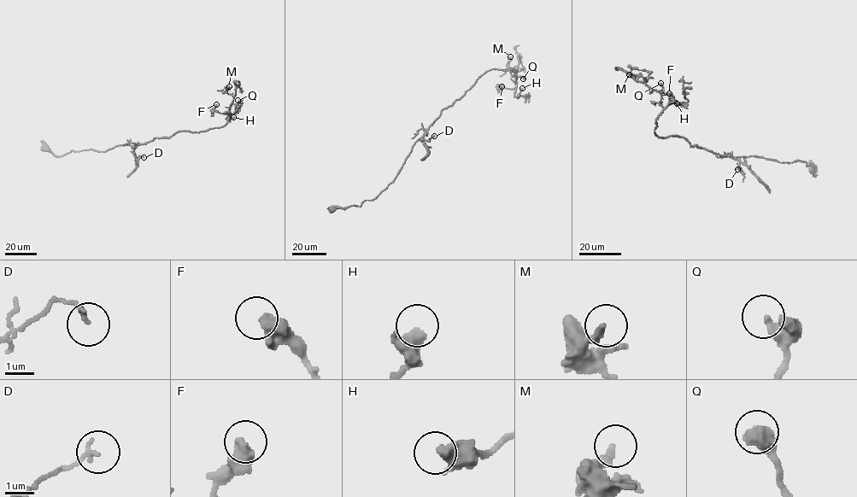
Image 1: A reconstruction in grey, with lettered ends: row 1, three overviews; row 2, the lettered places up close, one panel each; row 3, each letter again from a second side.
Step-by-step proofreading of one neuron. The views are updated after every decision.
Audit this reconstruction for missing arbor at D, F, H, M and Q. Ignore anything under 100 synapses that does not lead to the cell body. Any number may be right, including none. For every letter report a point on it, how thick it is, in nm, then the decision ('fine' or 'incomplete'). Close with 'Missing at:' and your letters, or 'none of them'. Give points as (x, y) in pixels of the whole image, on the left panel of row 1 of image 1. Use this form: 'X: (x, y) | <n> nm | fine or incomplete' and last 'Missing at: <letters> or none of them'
D: (143, 157) | 160 nm | fine
F: (216, 104) | 550 nm | fine
H: (233, 117) | 550 nm | fine
M: (229, 86) | 280 nm | fine
Q: (237, 100) | 380 nm | fine
Missing at: none of them

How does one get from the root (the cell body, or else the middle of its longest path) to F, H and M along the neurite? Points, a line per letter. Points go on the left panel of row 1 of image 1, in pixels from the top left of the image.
F: (44, 148), (57, 156), (72, 150), (104, 151), (179, 131), (222, 127), (229, 114), (212, 111), (216, 104)
H: (44, 148), (57, 156), (72, 150), (104, 151), (179, 131), (222, 127), (229, 114), (226, 119), (233, 117)
M: (44, 148), (57, 156), (72, 150), (104, 151), (179, 131), (222, 127), (233, 99), (227, 92), (229, 86)

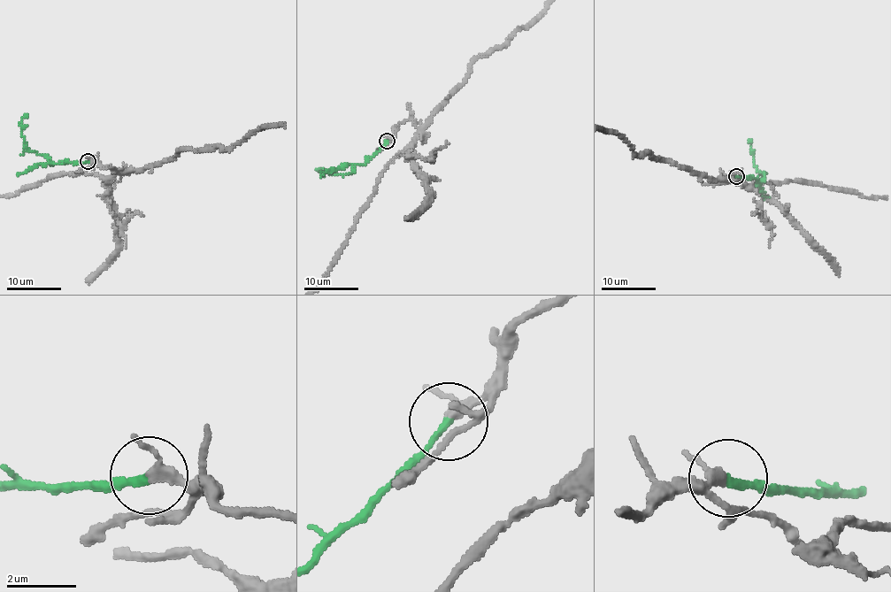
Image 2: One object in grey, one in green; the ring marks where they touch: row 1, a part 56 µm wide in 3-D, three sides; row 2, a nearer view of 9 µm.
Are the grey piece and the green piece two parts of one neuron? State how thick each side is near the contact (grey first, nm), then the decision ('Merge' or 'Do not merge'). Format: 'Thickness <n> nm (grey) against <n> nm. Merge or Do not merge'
Thickness 260 nm (grey) against 220 nm. Merge

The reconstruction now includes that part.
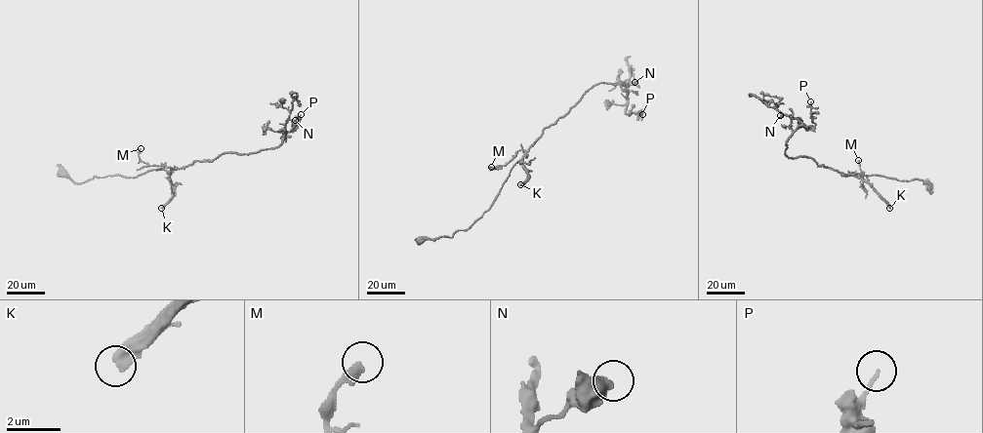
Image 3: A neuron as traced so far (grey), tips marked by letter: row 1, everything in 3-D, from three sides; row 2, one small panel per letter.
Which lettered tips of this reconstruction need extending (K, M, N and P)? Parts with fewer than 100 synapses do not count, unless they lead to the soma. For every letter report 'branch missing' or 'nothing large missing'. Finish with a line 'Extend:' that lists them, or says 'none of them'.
K: branch missing
M: nothing large missing
N: nothing large missing
P: nothing large missing
Extend: K

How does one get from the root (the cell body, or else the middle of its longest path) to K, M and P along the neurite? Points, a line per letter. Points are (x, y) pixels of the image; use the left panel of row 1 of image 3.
K: (61, 173), (78, 183), (95, 176), (134, 177), (164, 170), (172, 181), (172, 195), (161, 208)
M: (61, 173), (78, 183), (95, 176), (134, 177), (153, 170), (173, 169), (141, 161), (141, 148)
P: (61, 173), (77, 183), (95, 176), (134, 177), (224, 153), (276, 148), (301, 114)

